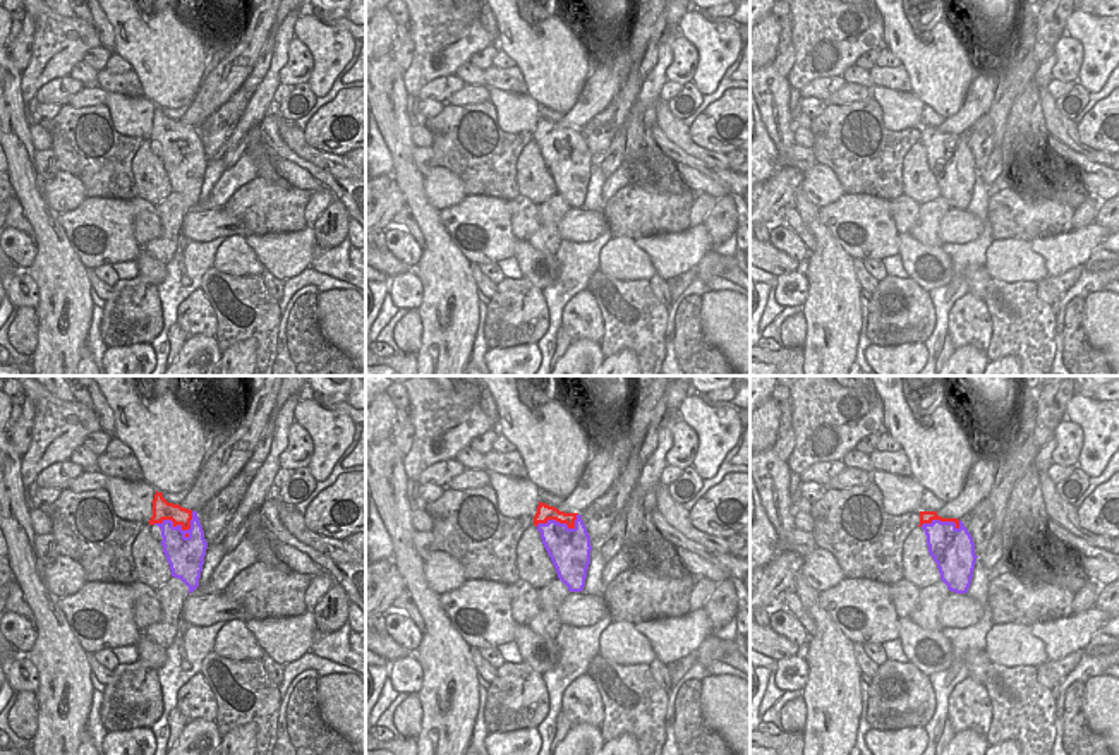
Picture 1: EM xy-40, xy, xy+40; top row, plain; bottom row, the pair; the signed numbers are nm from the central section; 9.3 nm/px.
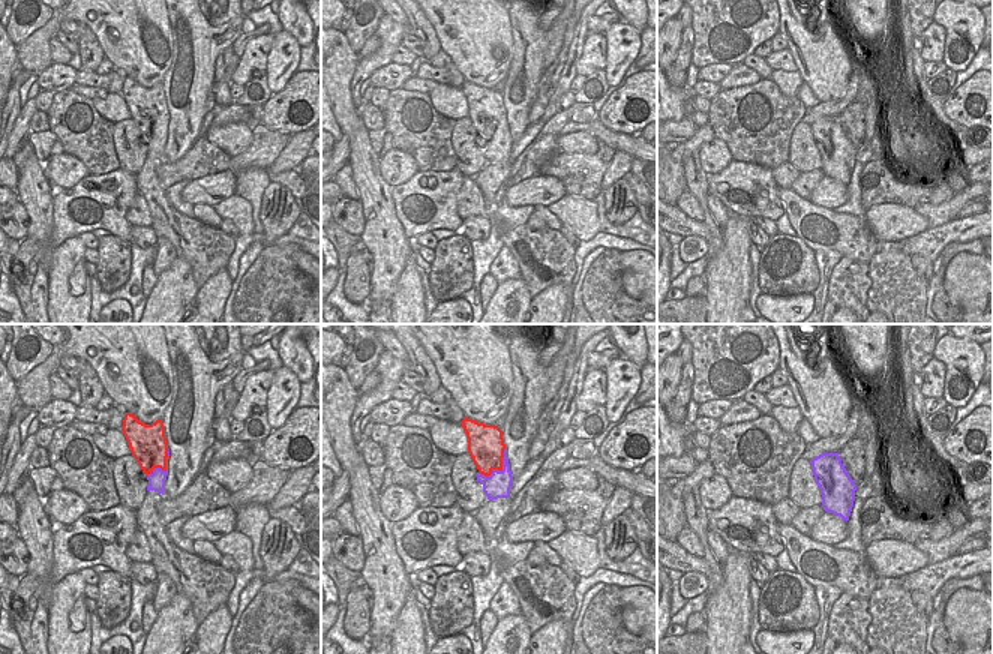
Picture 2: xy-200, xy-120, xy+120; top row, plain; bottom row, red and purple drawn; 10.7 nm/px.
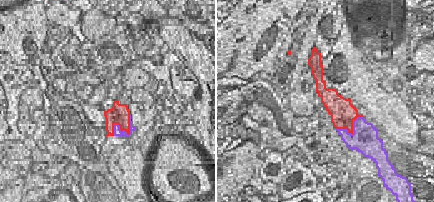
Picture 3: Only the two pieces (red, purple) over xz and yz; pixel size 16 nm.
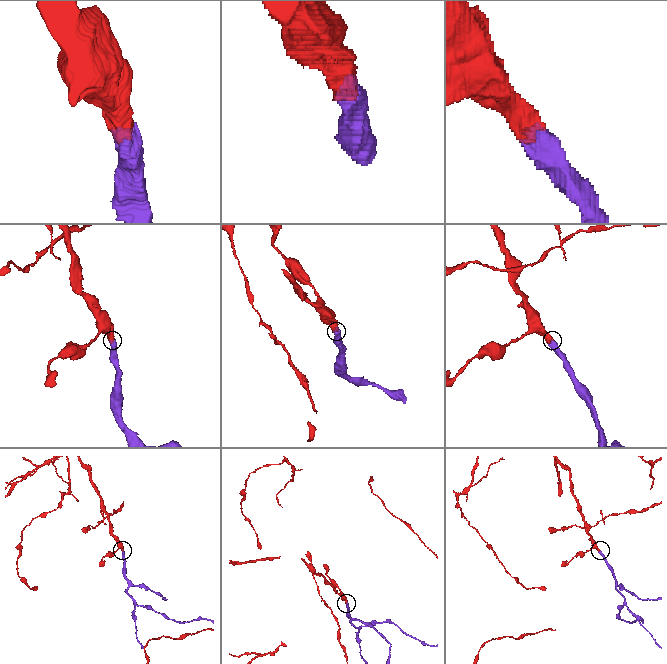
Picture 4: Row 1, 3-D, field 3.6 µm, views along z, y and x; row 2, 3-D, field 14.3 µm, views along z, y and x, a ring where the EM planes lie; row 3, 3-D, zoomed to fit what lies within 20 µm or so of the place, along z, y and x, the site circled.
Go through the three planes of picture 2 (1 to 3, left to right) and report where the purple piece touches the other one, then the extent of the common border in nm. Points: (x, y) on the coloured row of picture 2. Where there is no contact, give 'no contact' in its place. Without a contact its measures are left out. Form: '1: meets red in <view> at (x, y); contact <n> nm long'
1: meets red in xy-200 at (165, 468); contact 400 nm long
2: meets red in xy-120 at (501, 468); contact 420 nm long
3: no contact

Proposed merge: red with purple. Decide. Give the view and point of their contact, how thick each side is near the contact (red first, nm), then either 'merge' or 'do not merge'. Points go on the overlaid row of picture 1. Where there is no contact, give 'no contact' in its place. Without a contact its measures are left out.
meets red in xy-40 at (179, 524); 190 nm thick on the red side, 280 nm on the other; merge

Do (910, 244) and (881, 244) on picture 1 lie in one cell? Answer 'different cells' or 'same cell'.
different cells

